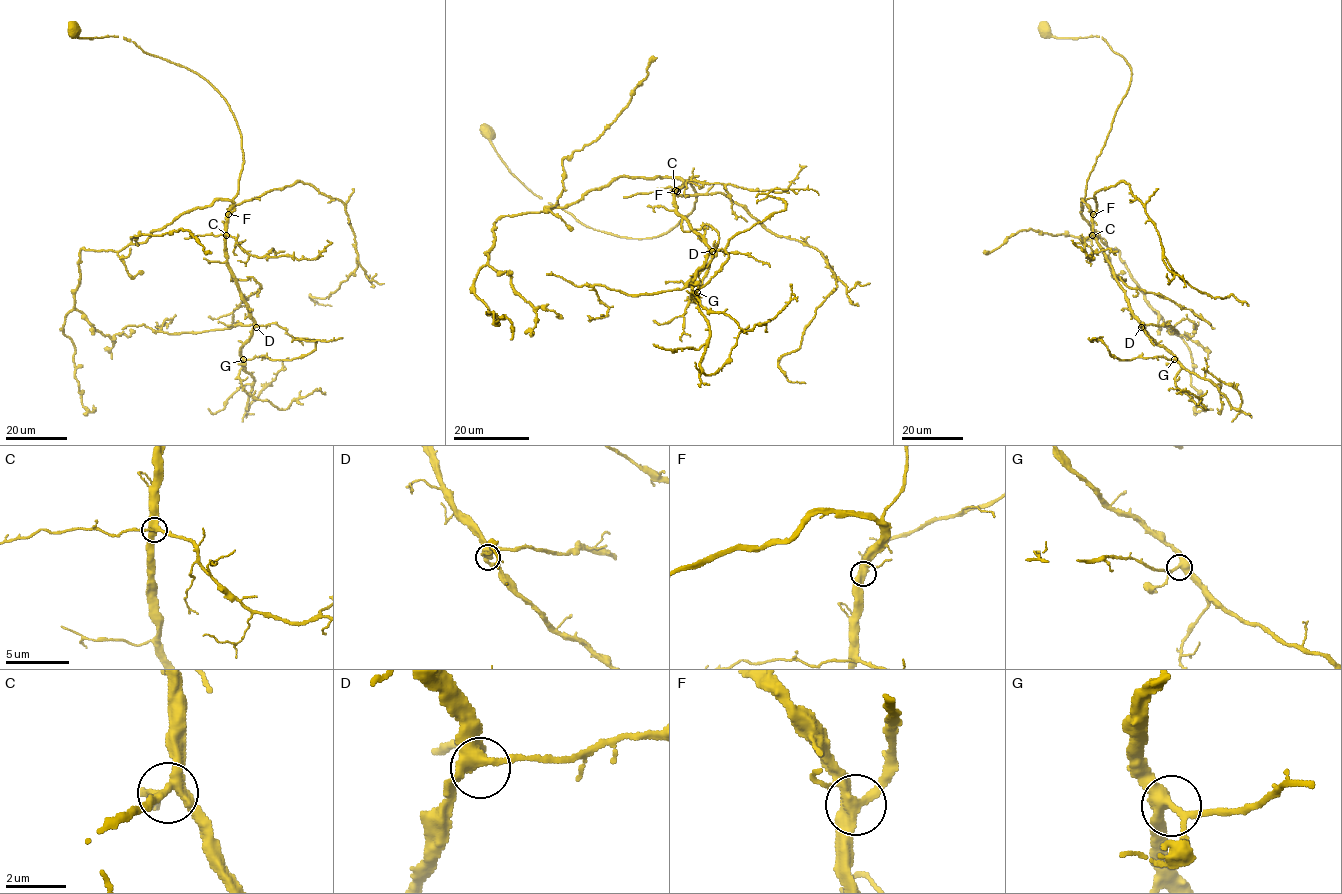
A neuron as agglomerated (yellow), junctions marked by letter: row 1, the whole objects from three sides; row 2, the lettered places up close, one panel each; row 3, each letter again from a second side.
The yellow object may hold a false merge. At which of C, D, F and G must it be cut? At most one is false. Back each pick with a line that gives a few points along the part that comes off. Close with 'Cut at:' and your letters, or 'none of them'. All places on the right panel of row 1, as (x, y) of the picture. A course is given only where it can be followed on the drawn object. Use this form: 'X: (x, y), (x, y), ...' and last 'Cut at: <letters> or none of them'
Cut at: none of them

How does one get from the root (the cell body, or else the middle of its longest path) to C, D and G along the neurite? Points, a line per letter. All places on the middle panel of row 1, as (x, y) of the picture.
C: (488, 132), (502, 161), (528, 189), (599, 231), (631, 238), (667, 233), (696, 201), (690, 182), (675, 190)
D: (488, 132), (534, 194), (623, 237), (667, 233), (694, 209), (690, 182), (675, 192), (676, 209), (712, 251)
G: (488, 132), (534, 194), (623, 237), (667, 233), (694, 209), (690, 182), (675, 205), (709, 248), (697, 292)

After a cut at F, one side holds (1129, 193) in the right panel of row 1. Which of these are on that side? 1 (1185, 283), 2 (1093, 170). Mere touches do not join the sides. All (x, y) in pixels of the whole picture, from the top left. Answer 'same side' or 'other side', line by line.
1: same side
2: other side

